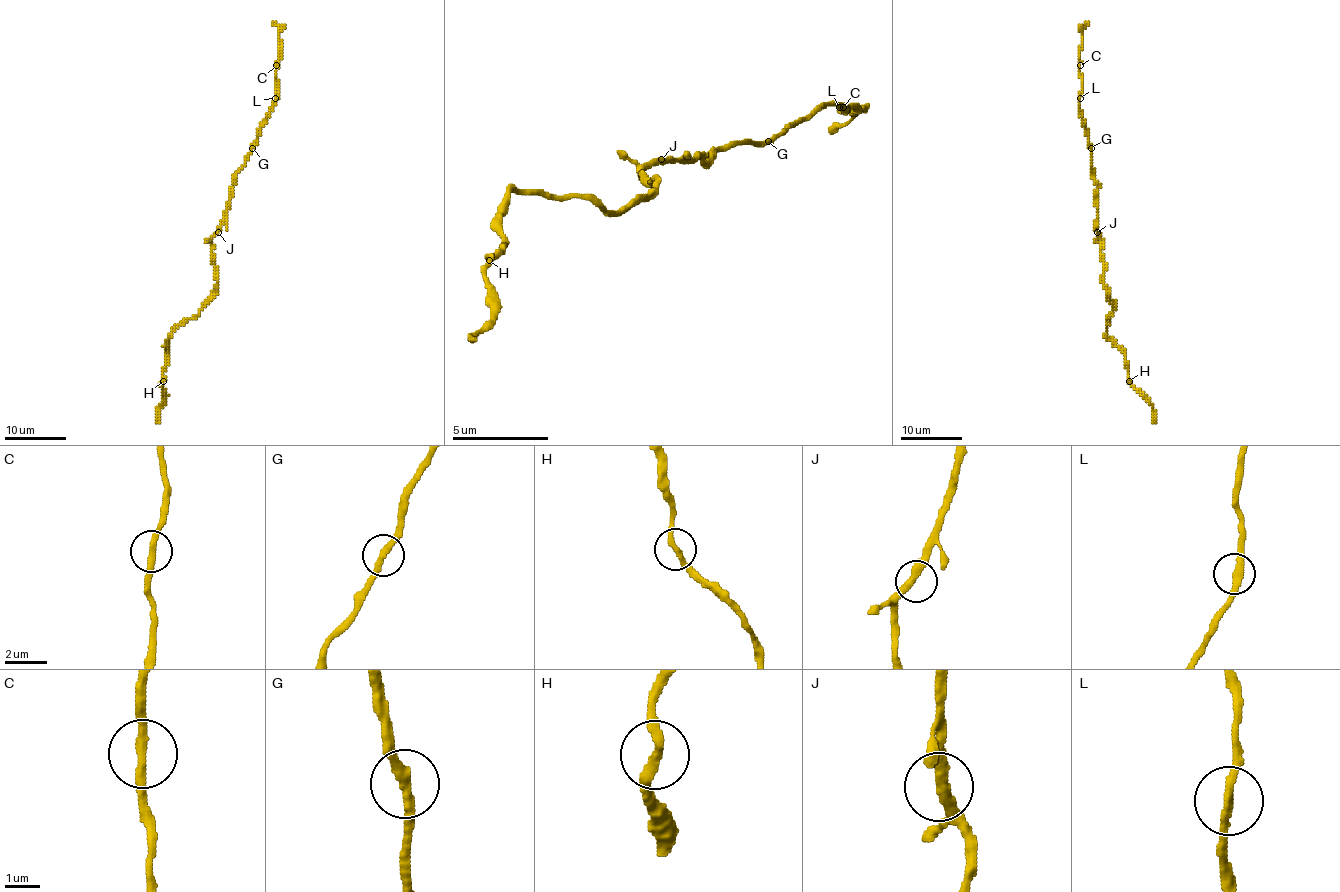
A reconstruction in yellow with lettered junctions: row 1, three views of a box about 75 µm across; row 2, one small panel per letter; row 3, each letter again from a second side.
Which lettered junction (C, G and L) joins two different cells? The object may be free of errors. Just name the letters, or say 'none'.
none

